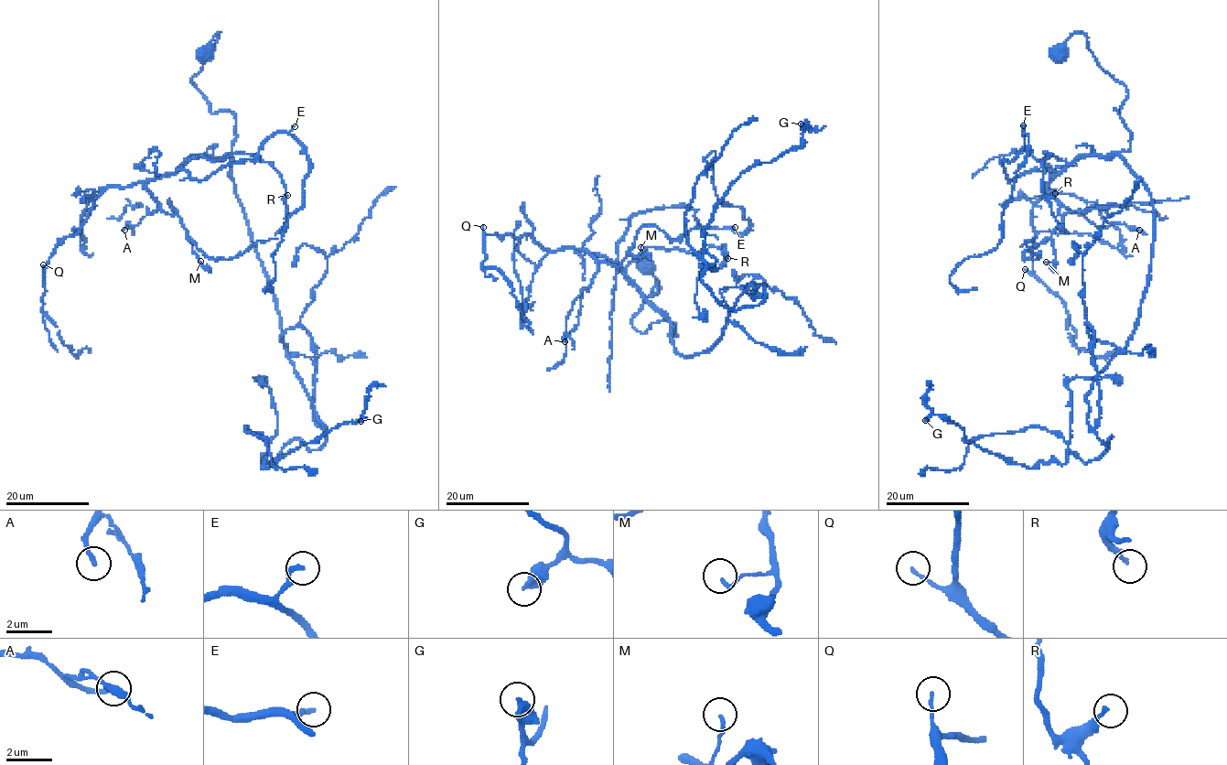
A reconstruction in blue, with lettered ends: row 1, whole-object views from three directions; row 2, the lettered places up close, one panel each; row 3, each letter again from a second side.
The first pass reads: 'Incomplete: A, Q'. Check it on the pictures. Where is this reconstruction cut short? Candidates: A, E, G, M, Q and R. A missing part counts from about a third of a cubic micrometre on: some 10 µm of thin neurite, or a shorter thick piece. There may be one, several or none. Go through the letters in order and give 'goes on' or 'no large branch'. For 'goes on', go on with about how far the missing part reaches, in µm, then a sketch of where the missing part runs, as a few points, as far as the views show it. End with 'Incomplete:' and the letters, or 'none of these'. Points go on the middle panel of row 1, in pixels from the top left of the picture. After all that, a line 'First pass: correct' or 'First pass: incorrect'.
A: goes on; about 25 µm are missing; missing branch runs (565, 341), (569, 404), (564, 412), (553, 412), (549, 407)
E: no large branch
G: no large branch
M: no large branch
Q: no large branch
R: no large branch
Incomplete: A
First pass: incorrect

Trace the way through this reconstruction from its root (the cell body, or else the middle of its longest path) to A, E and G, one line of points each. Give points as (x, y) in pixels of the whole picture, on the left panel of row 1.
A: (206, 55), (220, 33), (192, 83), (212, 113), (234, 115), (232, 153), (148, 180), (157, 209), (124, 230)
E: (206, 55), (220, 33), (192, 83), (212, 113), (234, 115), (232, 153), (177, 171), (204, 180), (295, 126)
G: (206, 55), (220, 33), (192, 83), (234, 115), (233, 188), (326, 436), (263, 468), (360, 421)

